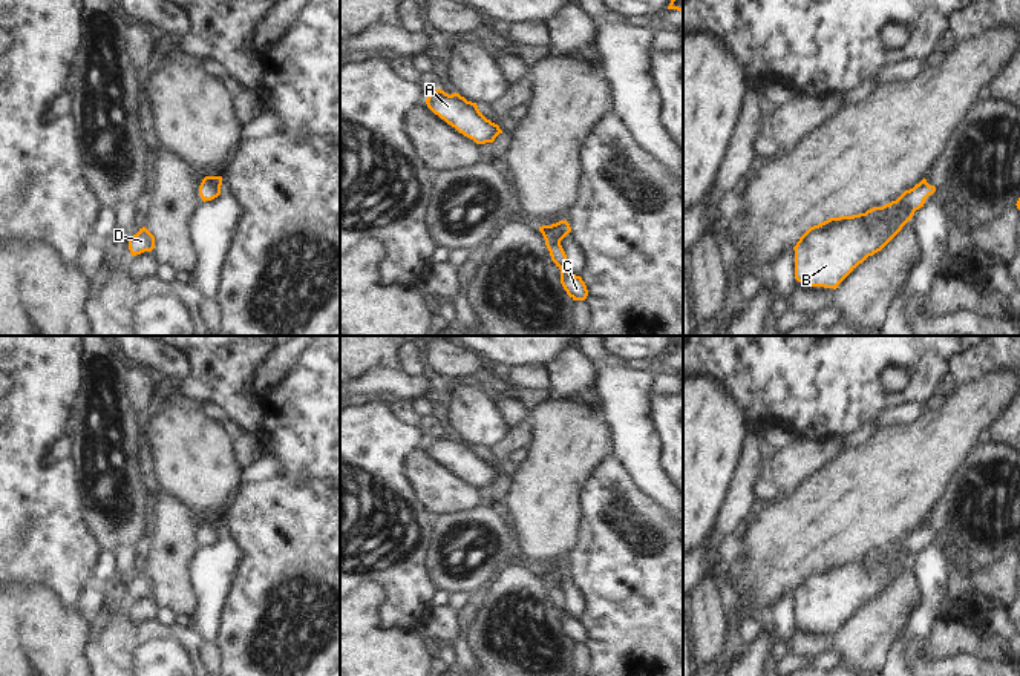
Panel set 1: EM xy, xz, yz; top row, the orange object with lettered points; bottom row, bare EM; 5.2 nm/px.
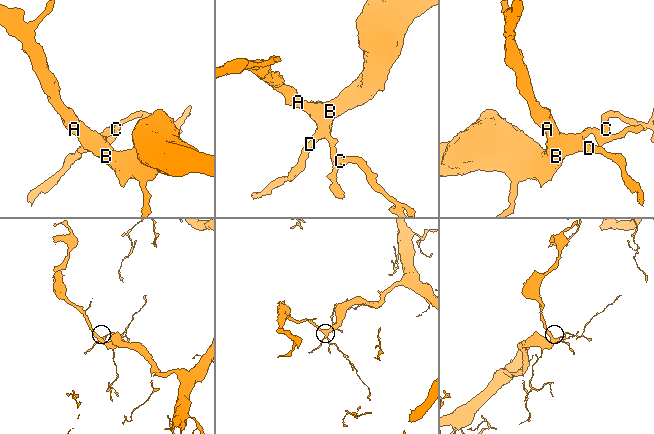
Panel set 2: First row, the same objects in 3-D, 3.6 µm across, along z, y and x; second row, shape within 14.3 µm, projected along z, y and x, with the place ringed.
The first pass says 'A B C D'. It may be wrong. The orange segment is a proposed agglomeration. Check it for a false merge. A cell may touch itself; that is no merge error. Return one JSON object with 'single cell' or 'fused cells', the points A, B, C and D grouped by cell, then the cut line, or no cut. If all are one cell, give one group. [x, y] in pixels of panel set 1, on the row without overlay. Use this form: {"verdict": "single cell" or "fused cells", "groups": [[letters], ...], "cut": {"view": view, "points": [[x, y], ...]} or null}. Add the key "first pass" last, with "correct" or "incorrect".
{"verdict": "single cell", "groups": [["A", "B", "C", "D"]], "cut": null, "first pass": "correct"}

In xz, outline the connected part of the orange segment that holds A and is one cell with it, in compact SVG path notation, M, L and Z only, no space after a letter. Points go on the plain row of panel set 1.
M441 432L432 434L426 443L427 451L476 487L493 486L502 477L498 468L487 463L476 446L467 445L459 437L446 437Z

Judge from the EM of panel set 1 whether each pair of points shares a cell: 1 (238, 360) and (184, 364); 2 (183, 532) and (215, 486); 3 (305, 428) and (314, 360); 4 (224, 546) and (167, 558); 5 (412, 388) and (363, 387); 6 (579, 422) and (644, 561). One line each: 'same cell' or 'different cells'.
1: different cells
2: different cells
3: same cell
4: different cells
5: same cell
6: different cells

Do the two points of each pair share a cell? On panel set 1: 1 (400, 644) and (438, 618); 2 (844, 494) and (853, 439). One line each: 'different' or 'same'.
1: different
2: different

